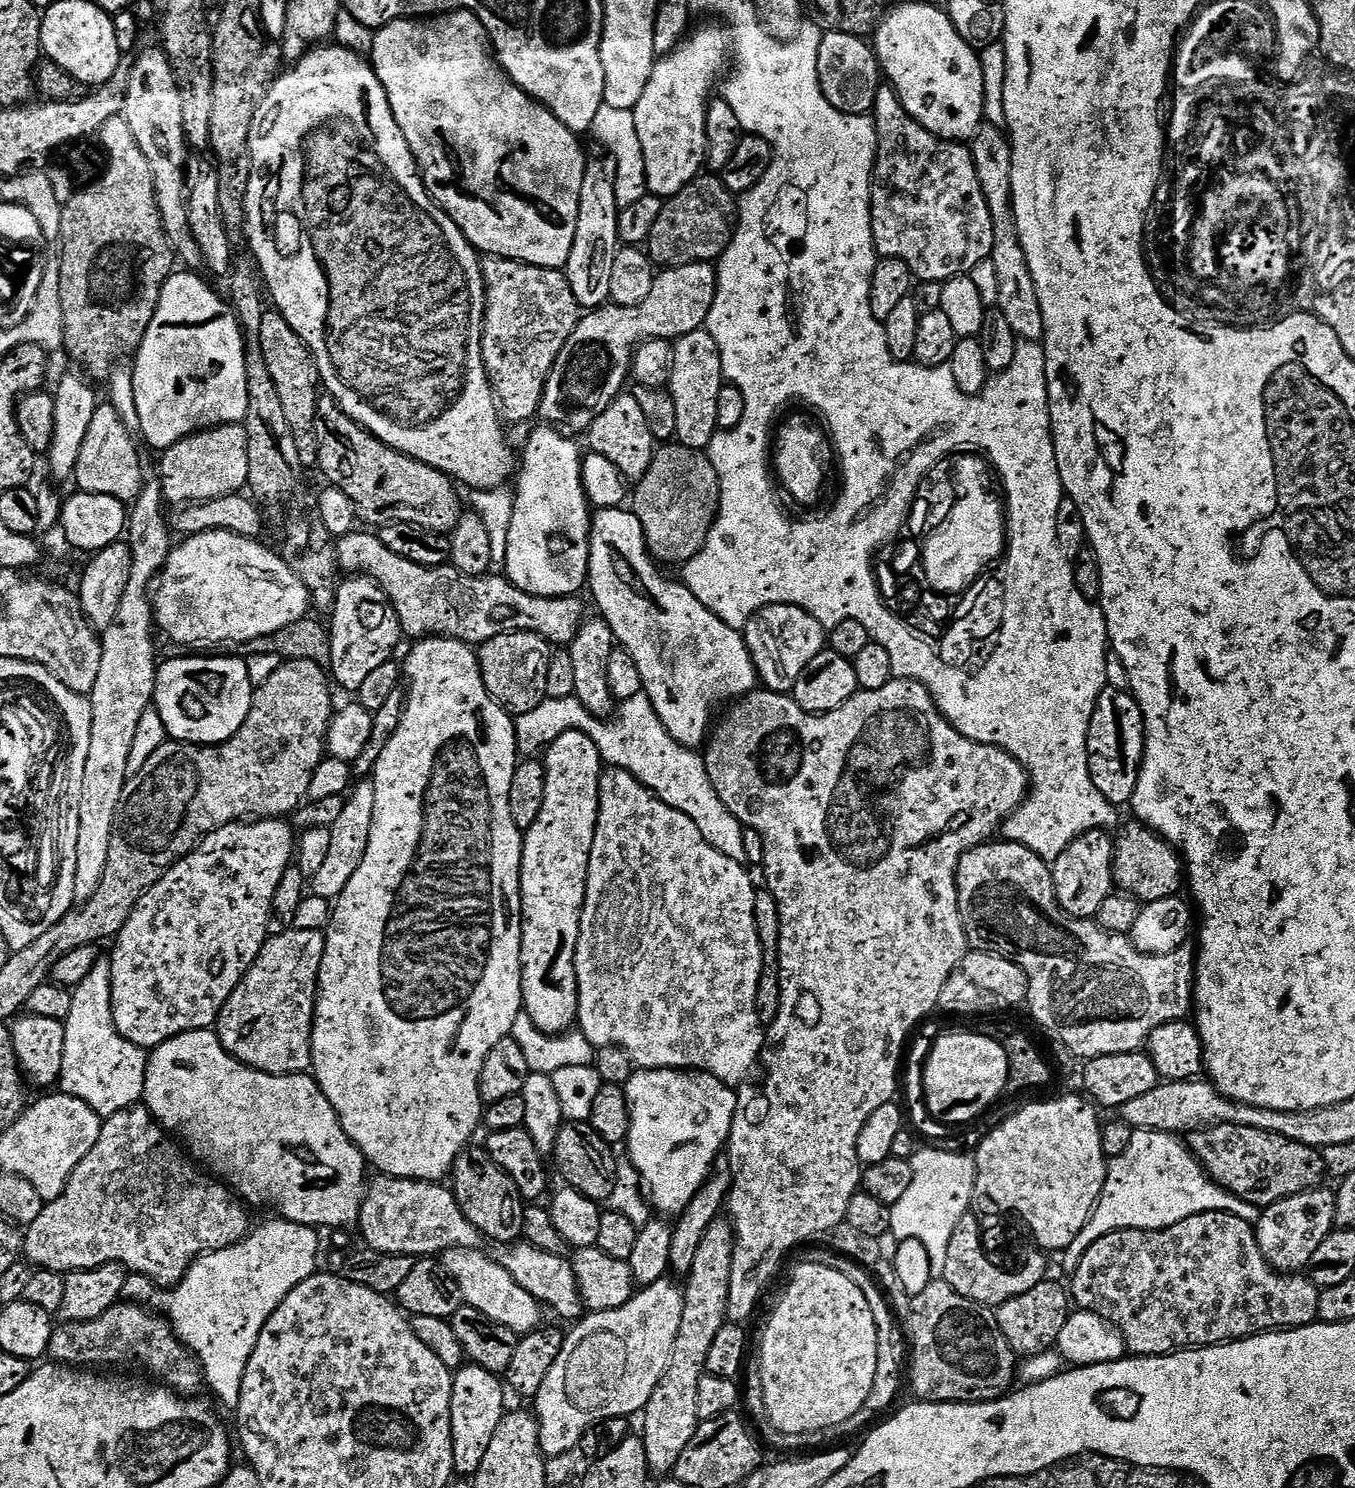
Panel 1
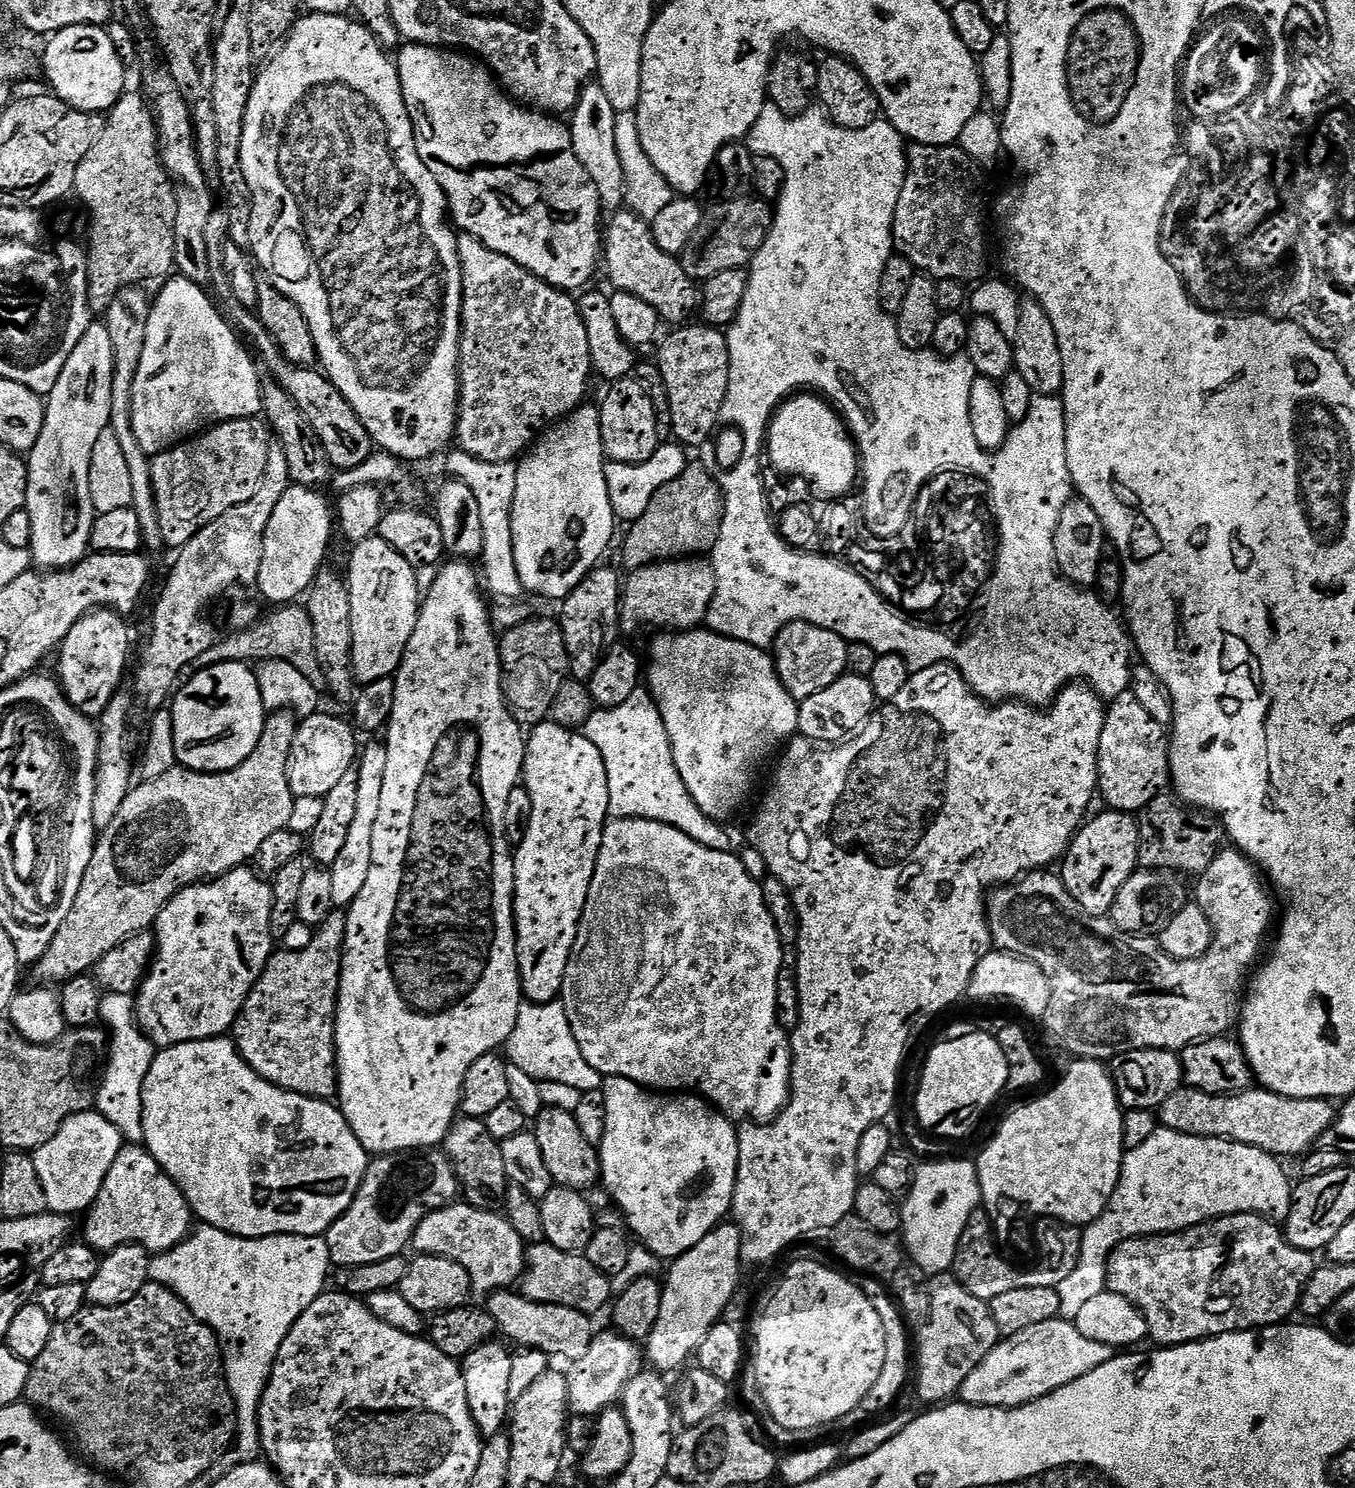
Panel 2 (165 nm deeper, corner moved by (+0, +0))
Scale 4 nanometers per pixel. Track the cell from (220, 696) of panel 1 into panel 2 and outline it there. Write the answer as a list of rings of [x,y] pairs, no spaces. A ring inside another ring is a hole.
[[[265,660],[259,668],[262,693],[255,674],[240,672],[242,664],[238,661],[200,670],[192,676],[188,688],[180,688],[175,693],[170,709],[176,761],[181,767],[195,772],[218,773],[241,765],[254,752],[262,736],[266,719],[264,700],[271,711],[289,710],[300,718],[319,711],[322,694],[292,665],[280,660]]]

